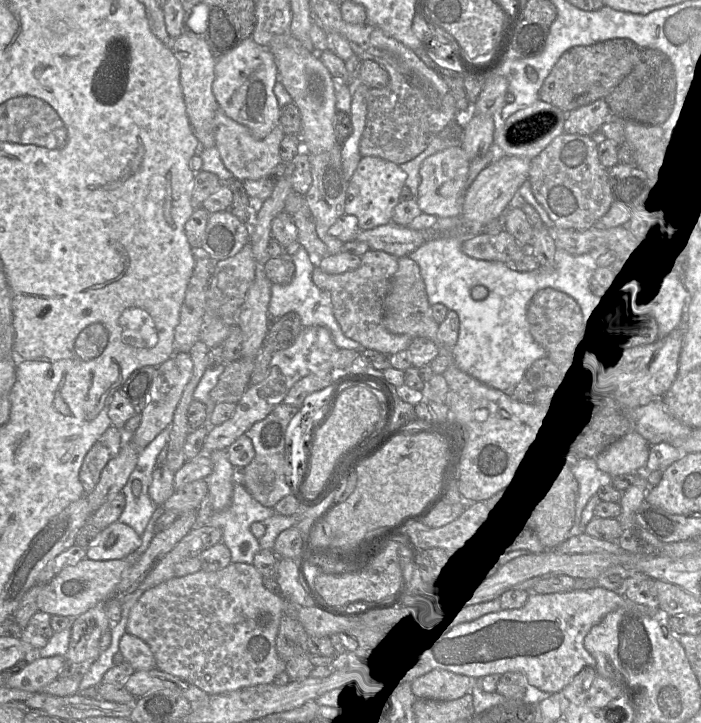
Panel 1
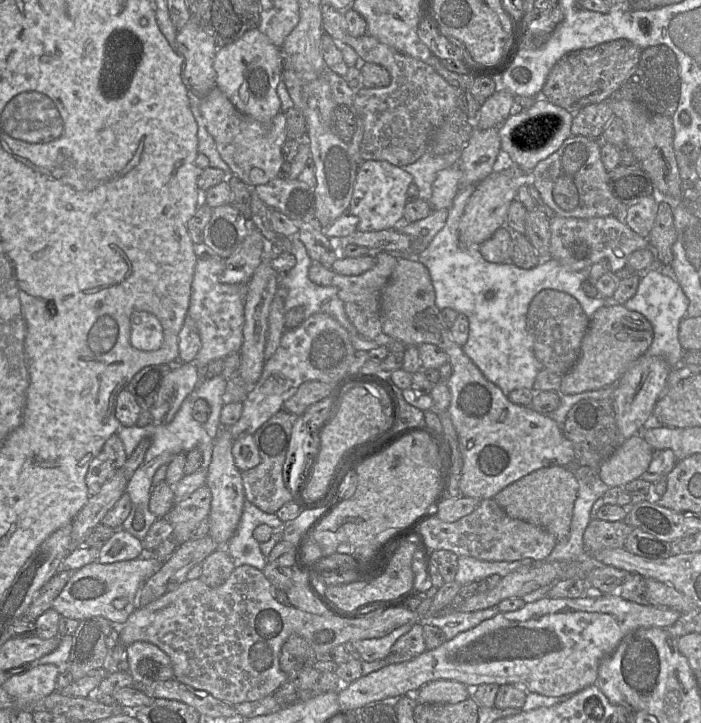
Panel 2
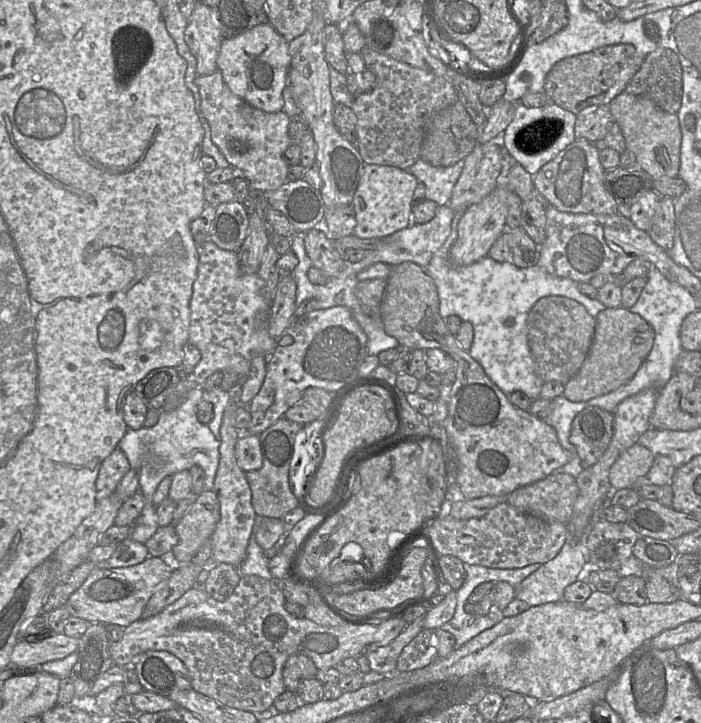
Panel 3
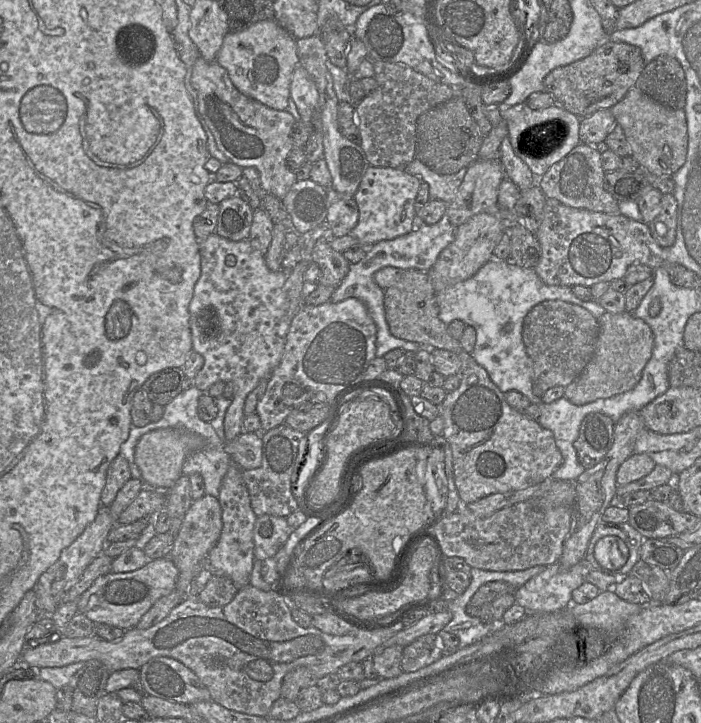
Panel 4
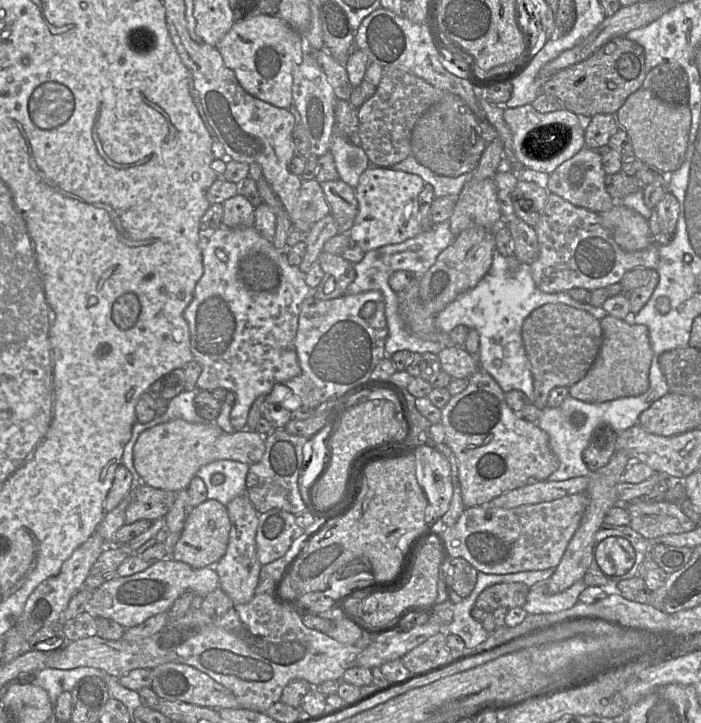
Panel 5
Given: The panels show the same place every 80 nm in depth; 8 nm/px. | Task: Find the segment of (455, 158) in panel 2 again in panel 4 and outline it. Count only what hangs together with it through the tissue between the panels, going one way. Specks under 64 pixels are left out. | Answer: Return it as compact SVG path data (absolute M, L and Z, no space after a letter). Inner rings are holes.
M415 158L404 167L397 167L409 174L420 178L422 182L429 185L430 200L441 200L447 204L451 203L461 185L467 168L462 168L454 174L438 174Z

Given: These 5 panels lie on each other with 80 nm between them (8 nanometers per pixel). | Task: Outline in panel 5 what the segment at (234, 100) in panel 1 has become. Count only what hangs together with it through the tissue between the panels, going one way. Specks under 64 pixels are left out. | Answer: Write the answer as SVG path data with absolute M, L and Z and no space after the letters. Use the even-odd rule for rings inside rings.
M259 15L235 22L217 47L225 66L235 73L239 84L247 93L278 108L288 109L292 105L293 70L307 53L305 35L300 34L277 15Z

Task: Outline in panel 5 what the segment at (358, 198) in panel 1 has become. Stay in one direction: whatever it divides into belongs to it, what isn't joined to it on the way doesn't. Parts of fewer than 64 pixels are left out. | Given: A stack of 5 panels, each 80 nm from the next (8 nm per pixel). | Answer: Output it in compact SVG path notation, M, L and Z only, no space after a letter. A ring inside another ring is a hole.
M370 166L355 187L358 212L353 226L347 233L365 252L398 244L417 236L421 231L419 215L419 194L424 180L412 173L386 167Z

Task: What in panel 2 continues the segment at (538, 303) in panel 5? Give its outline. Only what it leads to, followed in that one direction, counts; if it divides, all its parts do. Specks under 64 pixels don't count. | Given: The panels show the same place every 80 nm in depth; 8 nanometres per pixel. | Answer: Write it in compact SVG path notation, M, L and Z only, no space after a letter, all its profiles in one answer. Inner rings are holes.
M465 187L458 191L445 226L416 258L430 273L437 308L450 308L467 316L469 336L462 347L463 352L486 379L508 396L518 388L533 389L537 374L542 369L528 338L528 311L541 290L554 289L573 296L590 319L598 309L619 303L613 299L590 298L585 294L582 284L589 277L589 268L572 271L557 260L548 259L532 269L521 269L512 262L488 262L478 248L464 247L459 238L459 224L473 190L474 187ZM489 291L492 295L487 298Z

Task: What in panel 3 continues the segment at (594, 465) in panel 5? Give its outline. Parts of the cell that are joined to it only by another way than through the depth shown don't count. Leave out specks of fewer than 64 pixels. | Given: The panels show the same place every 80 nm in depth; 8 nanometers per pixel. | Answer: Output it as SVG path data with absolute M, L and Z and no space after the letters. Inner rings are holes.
M587 407L579 412L571 425L570 442L575 446L583 469L594 465L608 449L614 429L614 413L598 407Z

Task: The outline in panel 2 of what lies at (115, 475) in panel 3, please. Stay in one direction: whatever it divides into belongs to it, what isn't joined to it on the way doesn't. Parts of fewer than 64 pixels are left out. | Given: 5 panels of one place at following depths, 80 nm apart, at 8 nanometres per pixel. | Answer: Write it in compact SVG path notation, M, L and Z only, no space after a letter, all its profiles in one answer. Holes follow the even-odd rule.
M117 433L111 435L89 465L85 477L89 495L97 494L102 485L123 467L127 459L121 438Z

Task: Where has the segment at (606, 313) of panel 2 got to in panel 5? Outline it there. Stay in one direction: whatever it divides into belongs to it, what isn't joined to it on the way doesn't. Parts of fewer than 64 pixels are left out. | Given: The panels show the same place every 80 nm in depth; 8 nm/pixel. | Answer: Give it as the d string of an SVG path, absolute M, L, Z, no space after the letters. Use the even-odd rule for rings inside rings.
M610 315L602 318L600 325L603 331L600 351L587 374L568 388L569 395L586 403L600 403L647 392L652 359L648 328Z

